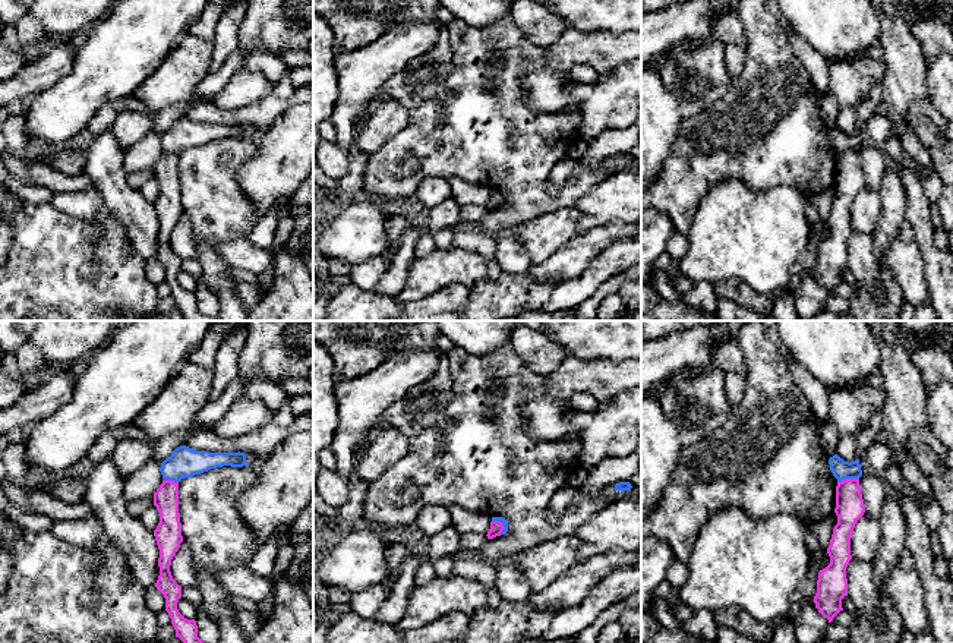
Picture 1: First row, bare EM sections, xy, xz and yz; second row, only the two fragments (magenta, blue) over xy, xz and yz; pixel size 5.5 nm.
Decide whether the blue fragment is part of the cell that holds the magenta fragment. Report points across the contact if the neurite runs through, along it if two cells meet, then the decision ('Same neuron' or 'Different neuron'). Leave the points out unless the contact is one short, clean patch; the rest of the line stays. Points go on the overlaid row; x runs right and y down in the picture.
Boundary: yz (858, 478), (845, 478), (838, 482). Different neuron

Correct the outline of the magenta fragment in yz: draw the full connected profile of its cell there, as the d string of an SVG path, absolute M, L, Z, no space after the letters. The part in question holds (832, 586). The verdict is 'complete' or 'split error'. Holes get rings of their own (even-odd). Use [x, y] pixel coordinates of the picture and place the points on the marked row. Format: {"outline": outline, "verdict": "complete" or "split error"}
{"outline": "M859 479L837 482L834 513L837 524L827 548L830 564L820 570L814 596L815 608L829 622L843 611L842 599L848 596L846 567L852 560L851 536L865 513Z", "verdict": "complete"}

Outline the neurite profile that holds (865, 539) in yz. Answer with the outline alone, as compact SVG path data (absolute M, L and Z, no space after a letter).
M865 514L856 521L851 536L851 555L858 561L874 562L881 542L881 526L878 519Z

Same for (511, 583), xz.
M514 564L498 568L495 587L501 593L502 599L511 602L523 602L533 593L523 570Z

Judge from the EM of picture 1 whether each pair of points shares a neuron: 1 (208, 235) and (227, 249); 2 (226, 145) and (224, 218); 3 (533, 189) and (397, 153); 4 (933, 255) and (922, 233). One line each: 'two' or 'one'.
1: two
2: one
3: one
4: one

